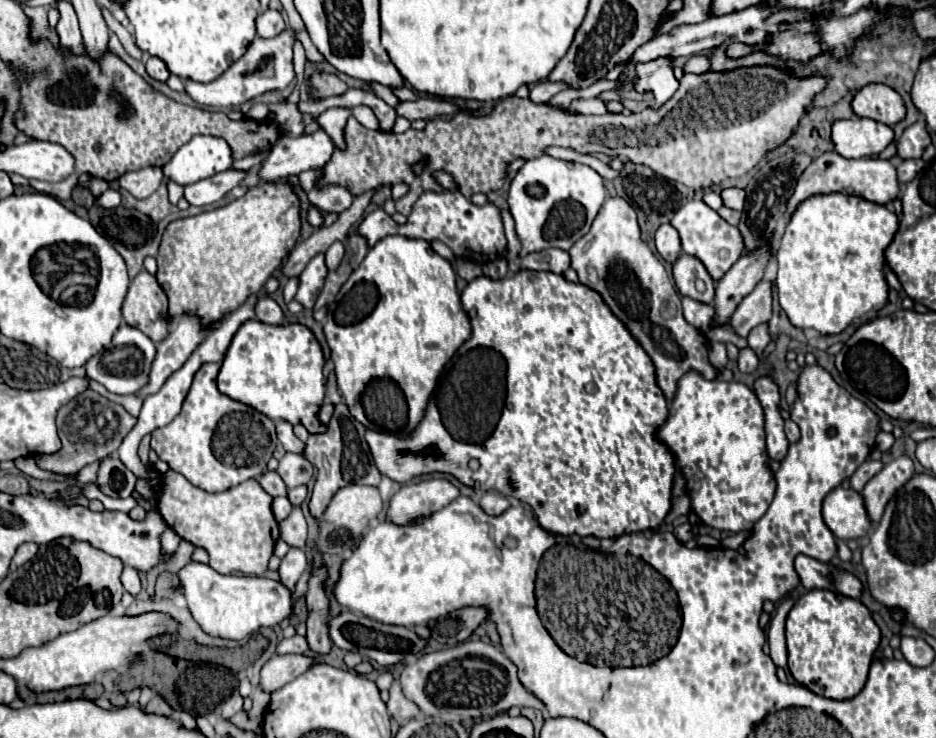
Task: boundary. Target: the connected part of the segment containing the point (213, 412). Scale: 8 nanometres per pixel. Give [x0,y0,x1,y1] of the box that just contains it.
[150,364,276,492]

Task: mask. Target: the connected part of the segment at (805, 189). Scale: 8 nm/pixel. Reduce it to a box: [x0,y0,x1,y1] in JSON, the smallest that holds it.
[786,152,900,218]

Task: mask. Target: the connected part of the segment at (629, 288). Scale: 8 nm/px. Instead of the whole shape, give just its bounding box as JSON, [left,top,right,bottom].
[568,196,718,400]

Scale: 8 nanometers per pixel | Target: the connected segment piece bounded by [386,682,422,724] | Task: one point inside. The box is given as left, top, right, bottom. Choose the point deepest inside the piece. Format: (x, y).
(402, 709)

